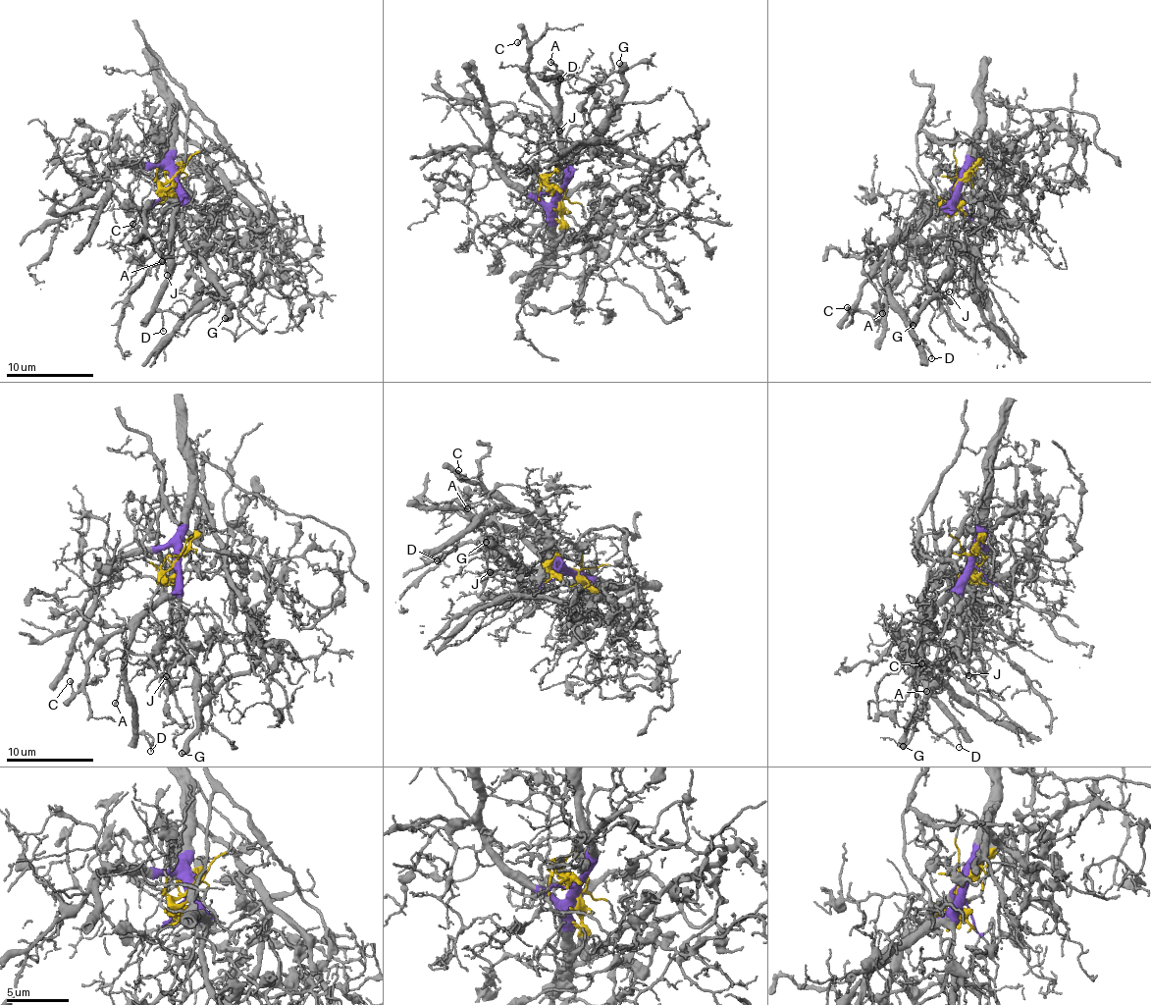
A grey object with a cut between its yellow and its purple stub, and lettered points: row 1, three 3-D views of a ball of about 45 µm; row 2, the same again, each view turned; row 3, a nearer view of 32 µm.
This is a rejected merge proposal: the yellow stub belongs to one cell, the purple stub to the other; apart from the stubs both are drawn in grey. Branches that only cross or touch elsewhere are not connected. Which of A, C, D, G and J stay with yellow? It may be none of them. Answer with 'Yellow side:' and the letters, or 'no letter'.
Yellow side: no letter

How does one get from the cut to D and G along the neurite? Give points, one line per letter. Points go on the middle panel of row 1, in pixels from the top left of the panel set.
D: (557, 193), (566, 174), (566, 158), (555, 88), (559, 70), (560, 74), (551, 79), (559, 82), (559, 79)
G: (557, 193), (558, 186), (569, 172), (572, 151), (594, 139), (624, 87), (620, 63)

